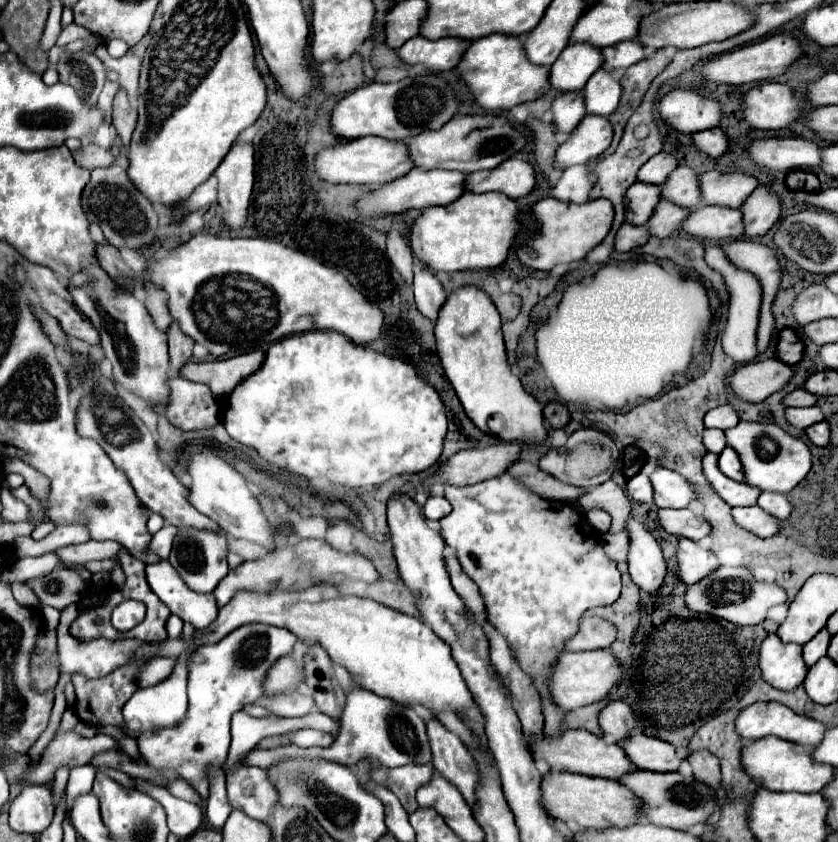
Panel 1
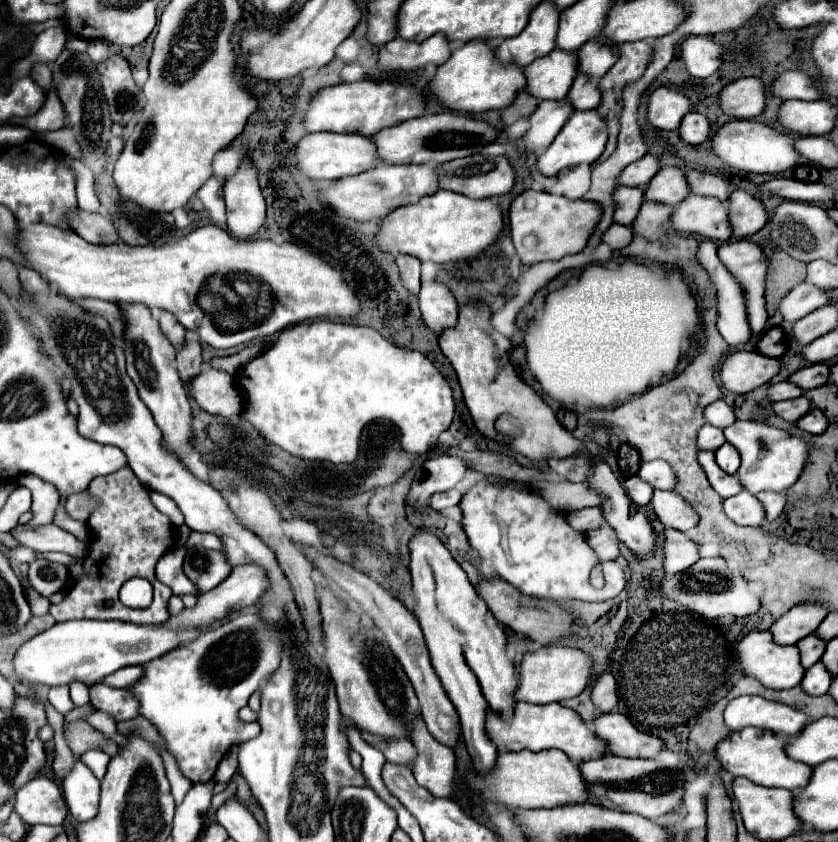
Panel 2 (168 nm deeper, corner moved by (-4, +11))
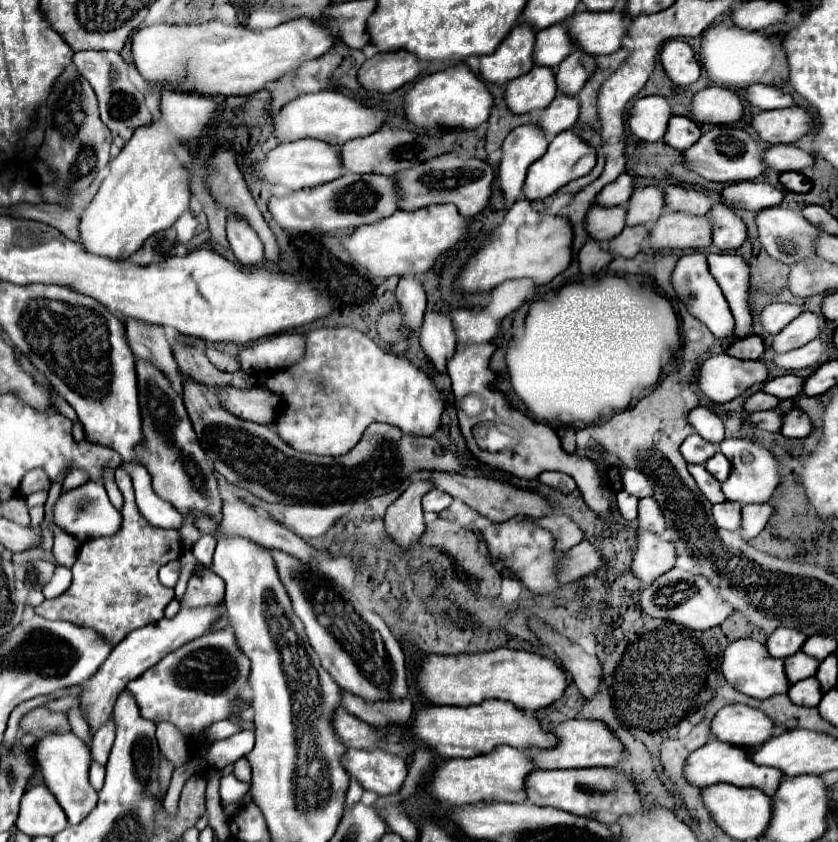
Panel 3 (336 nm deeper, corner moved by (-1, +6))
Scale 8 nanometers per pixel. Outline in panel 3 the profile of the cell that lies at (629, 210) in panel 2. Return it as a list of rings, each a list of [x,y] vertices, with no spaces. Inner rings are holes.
[[[593,206],[585,218],[585,230],[591,240],[607,242],[613,240],[613,236],[621,234],[625,228],[625,210],[621,206],[613,208],[601,208]]]

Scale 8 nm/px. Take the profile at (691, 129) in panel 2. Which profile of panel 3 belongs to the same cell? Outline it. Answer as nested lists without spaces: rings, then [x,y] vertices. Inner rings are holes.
[[[673,116],[669,120],[667,132],[663,136],[663,140],[675,148],[675,150],[687,150],[689,146],[693,146],[693,142],[697,142],[697,138],[701,136],[701,130],[697,126],[697,122],[693,122],[691,118],[683,118],[683,116]]]

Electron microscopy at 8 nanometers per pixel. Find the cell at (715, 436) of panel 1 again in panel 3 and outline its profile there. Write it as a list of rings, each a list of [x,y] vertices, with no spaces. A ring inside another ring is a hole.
[[[699,434],[687,436],[687,440],[681,444],[681,454],[687,460],[687,464],[705,464],[715,452],[717,452],[717,446],[713,446],[711,442],[705,442]]]

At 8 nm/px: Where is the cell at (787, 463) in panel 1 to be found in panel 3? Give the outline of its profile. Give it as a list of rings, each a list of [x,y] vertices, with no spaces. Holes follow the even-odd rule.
[[[723,440],[719,444],[721,452],[725,458],[731,462],[731,472],[729,478],[721,484],[721,490],[729,502],[739,502],[739,504],[763,504],[769,500],[773,490],[779,484],[779,464],[775,456],[761,448],[759,444],[753,444],[749,440]]]

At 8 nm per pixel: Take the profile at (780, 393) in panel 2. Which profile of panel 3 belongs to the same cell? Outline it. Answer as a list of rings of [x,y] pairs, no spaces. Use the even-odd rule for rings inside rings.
[[[755,392],[745,400],[745,410],[747,412],[759,412],[759,410],[771,410],[779,404],[777,398],[773,398],[771,394],[763,394],[763,392]]]

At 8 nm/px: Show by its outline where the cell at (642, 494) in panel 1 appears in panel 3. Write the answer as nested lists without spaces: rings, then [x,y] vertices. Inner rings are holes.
[[[625,492],[617,494],[617,510],[627,522],[633,522],[637,518],[637,502],[639,500],[633,498],[631,494],[625,494]]]

